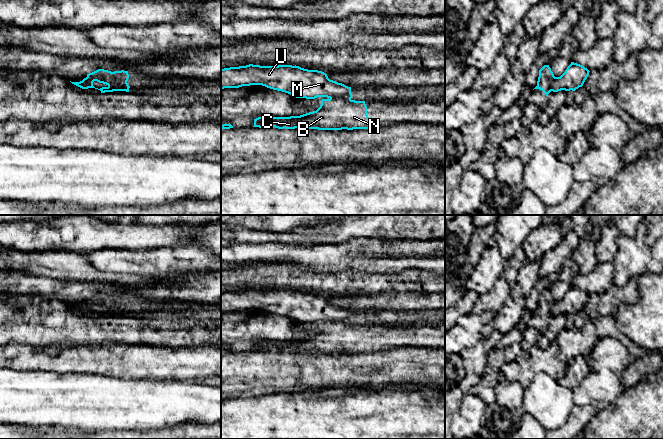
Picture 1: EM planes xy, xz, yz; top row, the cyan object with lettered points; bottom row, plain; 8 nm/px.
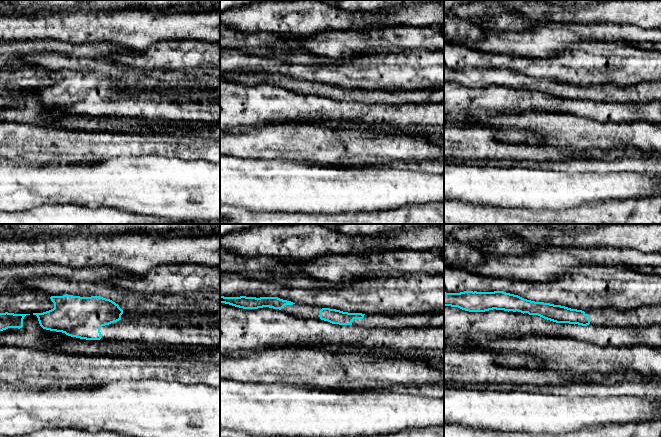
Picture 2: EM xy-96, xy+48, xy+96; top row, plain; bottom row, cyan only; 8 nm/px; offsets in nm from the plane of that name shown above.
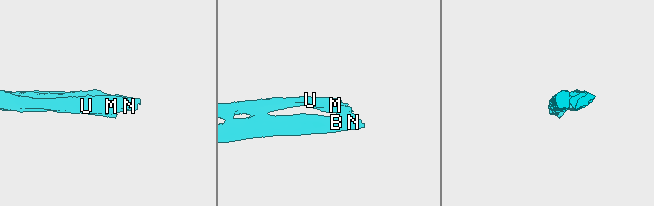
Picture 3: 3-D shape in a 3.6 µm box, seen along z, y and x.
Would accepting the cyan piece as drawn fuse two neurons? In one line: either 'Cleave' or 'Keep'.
Cleave

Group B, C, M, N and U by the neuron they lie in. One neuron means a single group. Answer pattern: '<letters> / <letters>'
B C N / M U

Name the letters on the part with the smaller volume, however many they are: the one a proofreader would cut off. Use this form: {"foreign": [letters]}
{"foreign": ["B", "C", "N"]}

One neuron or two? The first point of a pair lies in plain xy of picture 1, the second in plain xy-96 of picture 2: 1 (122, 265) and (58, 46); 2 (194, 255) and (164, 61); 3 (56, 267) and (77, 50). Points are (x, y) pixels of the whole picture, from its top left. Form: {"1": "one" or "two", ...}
{"1": "two", "2": "one", "3": "two"}

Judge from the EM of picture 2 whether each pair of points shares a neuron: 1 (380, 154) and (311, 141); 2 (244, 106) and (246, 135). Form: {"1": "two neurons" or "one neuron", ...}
{"1": "one neuron", "2": "two neurons"}

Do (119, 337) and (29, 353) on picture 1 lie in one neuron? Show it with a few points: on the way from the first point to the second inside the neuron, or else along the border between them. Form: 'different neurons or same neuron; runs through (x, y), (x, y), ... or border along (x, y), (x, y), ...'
different neurons; border along (69, 342), (117, 342)

